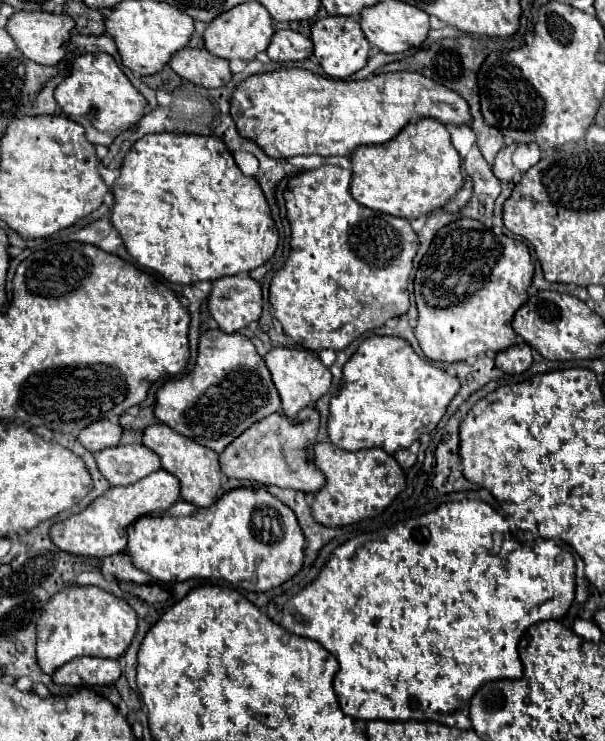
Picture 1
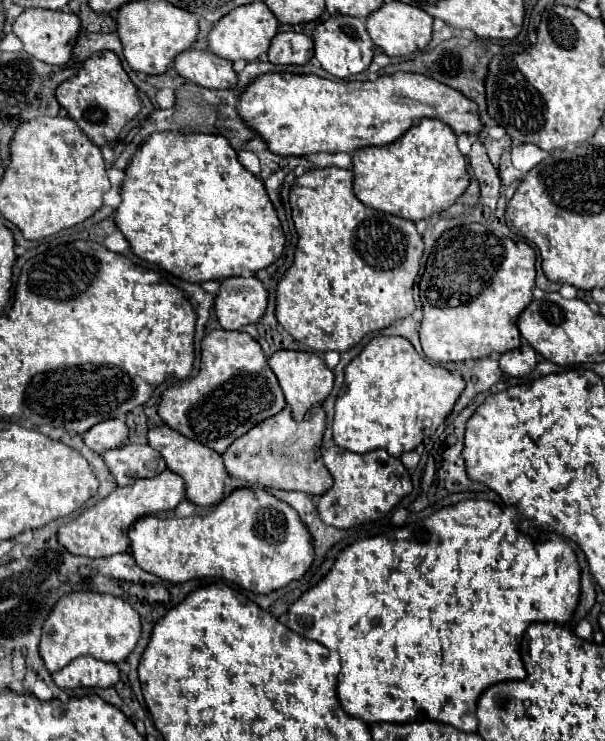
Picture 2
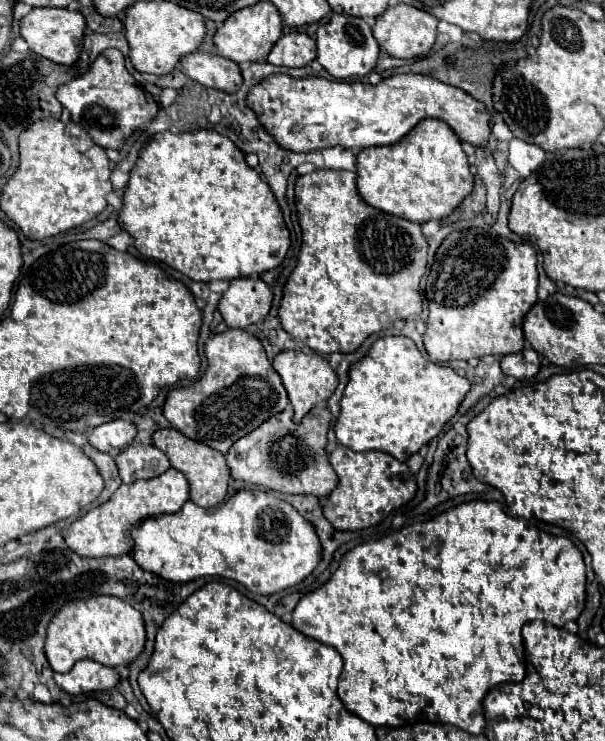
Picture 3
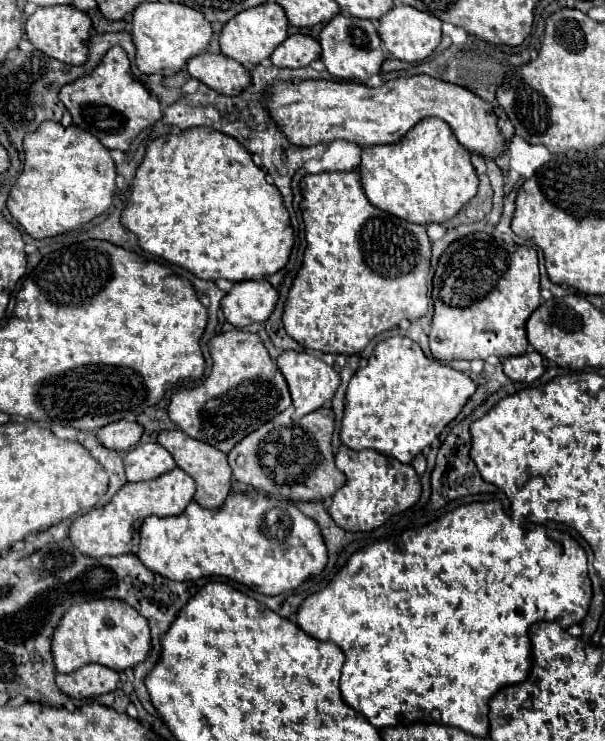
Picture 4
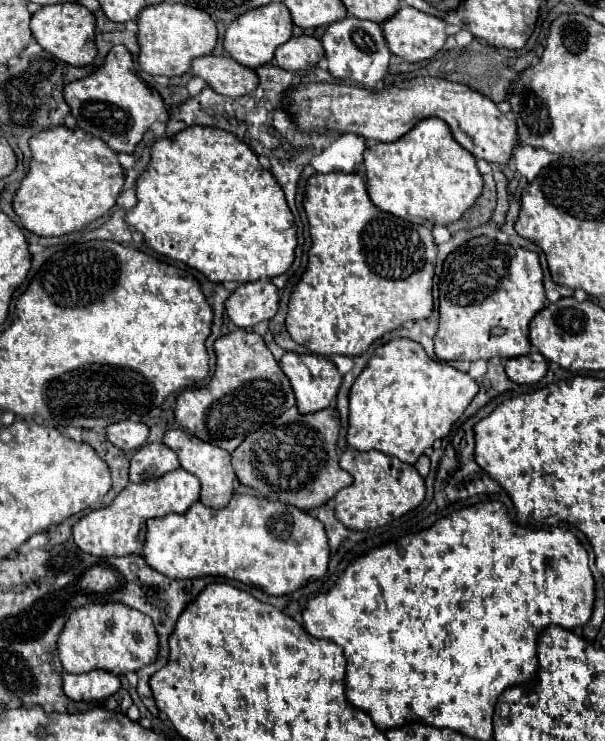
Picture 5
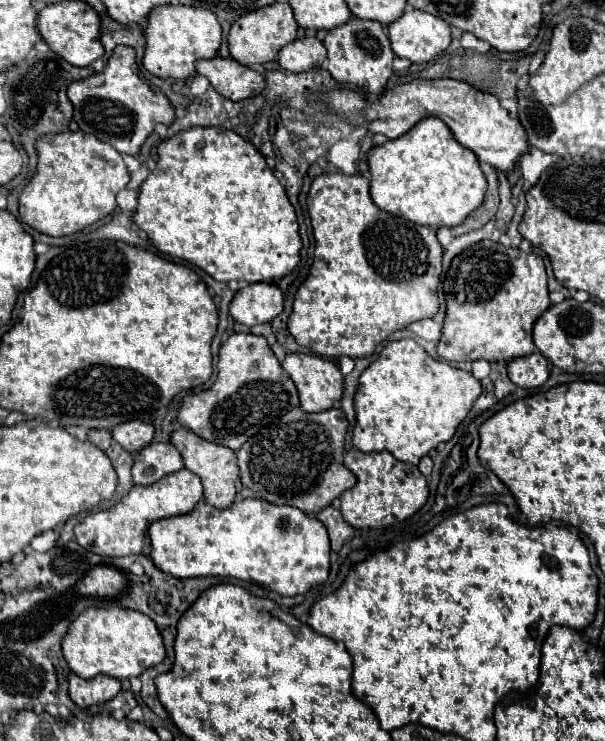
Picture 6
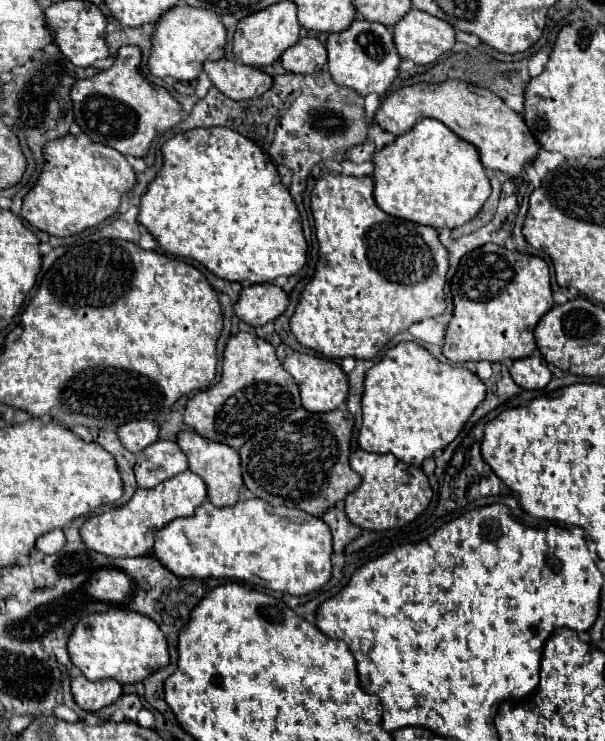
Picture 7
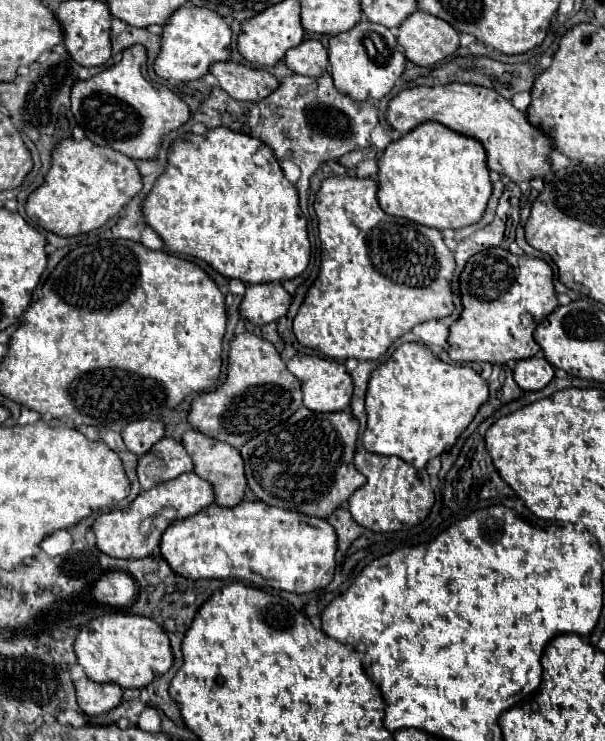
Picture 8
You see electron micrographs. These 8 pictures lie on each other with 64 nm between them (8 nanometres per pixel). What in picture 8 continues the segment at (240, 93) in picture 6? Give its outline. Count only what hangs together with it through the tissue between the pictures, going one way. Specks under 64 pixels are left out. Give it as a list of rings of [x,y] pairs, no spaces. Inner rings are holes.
[[[232,60],[212,64],[210,72],[218,78],[224,92],[244,102],[256,102],[260,98],[266,98],[272,90],[280,86],[274,74]]]

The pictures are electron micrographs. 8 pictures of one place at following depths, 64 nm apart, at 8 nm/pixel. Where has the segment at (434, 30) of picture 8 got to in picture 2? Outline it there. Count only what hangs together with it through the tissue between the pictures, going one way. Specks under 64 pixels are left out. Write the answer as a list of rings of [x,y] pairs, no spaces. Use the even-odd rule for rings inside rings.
[[[390,2],[390,4],[384,4],[380,10],[376,10],[372,16],[368,16],[366,28],[368,28],[368,34],[374,40],[374,44],[380,50],[384,50],[384,54],[408,56],[408,54],[424,50],[430,44],[432,22],[434,22],[434,18],[416,6],[408,6],[402,2]]]

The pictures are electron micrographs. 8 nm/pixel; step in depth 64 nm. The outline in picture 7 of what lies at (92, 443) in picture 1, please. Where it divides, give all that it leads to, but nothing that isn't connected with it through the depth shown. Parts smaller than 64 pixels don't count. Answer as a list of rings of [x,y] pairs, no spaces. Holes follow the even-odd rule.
[[[134,420],[118,428],[118,438],[126,450],[130,450],[132,454],[138,454],[144,448],[148,448],[148,444],[158,440],[158,432],[160,432],[158,422]]]

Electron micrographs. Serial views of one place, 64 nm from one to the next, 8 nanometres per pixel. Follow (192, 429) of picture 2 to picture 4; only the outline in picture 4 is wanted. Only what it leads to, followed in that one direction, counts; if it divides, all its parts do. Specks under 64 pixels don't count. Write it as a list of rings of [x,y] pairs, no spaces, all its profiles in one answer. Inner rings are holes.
[[[232,328],[214,336],[208,346],[212,354],[210,376],[196,388],[174,392],[168,414],[188,436],[208,442],[222,452],[230,452],[250,430],[284,412],[292,404],[292,398],[282,372],[258,334]]]

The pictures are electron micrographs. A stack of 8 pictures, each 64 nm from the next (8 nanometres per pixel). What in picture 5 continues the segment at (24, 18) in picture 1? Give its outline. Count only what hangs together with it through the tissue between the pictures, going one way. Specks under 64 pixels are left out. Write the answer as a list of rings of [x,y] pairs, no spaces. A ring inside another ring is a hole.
[[[78,2],[42,6],[32,16],[30,30],[32,30],[34,38],[38,40],[38,44],[46,52],[58,56],[60,60],[64,60],[72,66],[88,66],[98,54],[98,48],[96,48],[96,42],[94,42],[94,38],[96,38],[96,18],[88,8],[84,8]]]

